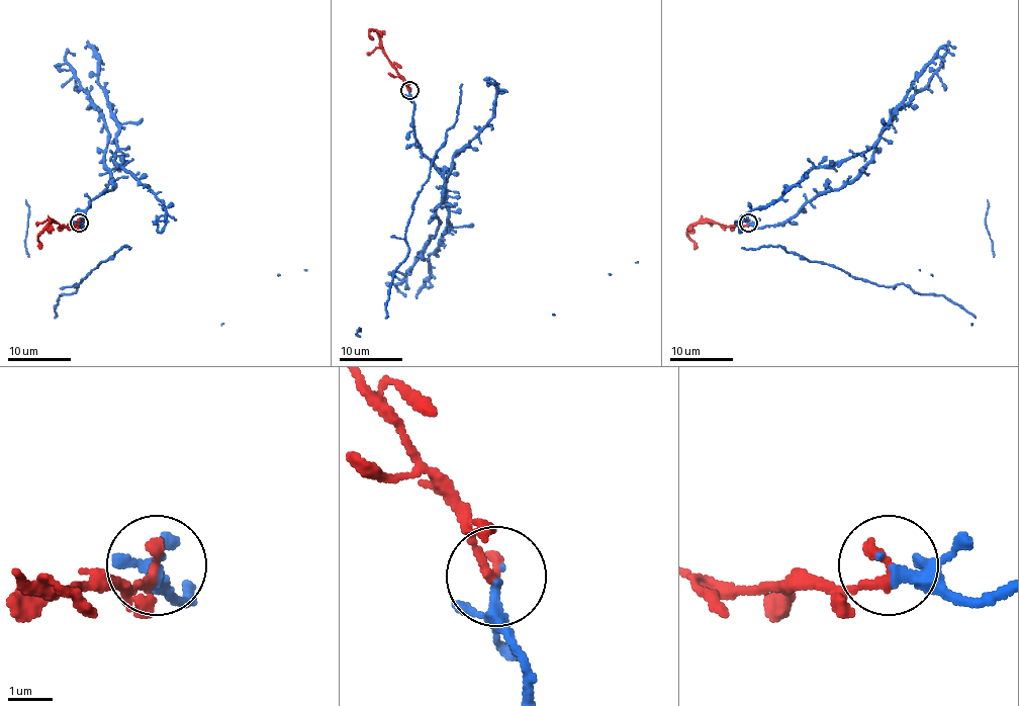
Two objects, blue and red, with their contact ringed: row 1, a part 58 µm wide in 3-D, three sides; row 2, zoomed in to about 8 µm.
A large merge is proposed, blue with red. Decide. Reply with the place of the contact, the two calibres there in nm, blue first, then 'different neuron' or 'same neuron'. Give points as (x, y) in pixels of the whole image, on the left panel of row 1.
place (79, 223); calibres 150 and 300 nm; same neuron

